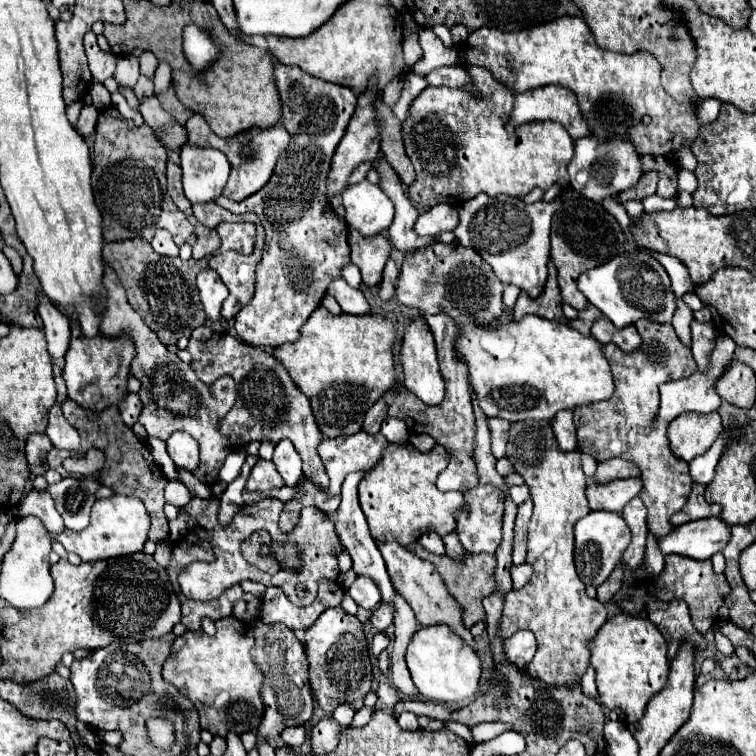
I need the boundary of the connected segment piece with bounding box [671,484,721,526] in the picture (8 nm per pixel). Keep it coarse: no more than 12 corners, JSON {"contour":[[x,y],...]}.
{"contour":[[693,484],[687,504],[671,518],[673,526],[719,516],[721,506],[703,498],[705,486]]}

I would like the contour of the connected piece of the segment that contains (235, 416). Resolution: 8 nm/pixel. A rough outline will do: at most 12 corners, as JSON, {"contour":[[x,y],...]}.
{"contour":[[231,334],[189,340],[211,386],[235,374],[221,422],[231,444],[289,438],[317,486],[323,434],[279,360]]}

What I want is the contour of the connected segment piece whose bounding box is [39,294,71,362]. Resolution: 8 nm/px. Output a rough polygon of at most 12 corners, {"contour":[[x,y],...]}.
{"contour":[[43,294],[39,314],[49,354],[61,362],[71,340],[71,320]]}

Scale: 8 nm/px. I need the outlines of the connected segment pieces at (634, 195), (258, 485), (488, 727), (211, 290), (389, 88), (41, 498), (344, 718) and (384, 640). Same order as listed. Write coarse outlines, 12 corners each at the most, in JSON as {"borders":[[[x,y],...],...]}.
{"borders":[[[645,172],[635,188],[621,192],[619,202],[643,200],[657,190],[657,172]],[[259,460],[247,480],[249,490],[285,486],[275,464]],[[483,722],[471,728],[475,744],[493,740],[511,724]],[[211,268],[197,274],[207,318],[221,320],[229,290]],[[394,78],[383,89],[383,102],[392,108],[404,78]],[[31,490],[13,508],[17,518],[37,516],[51,534],[65,530],[47,492]],[[339,706],[333,712],[339,724],[351,724],[355,710],[349,706]],[[377,633],[370,645],[373,656],[388,647],[389,636],[385,633]]]}

